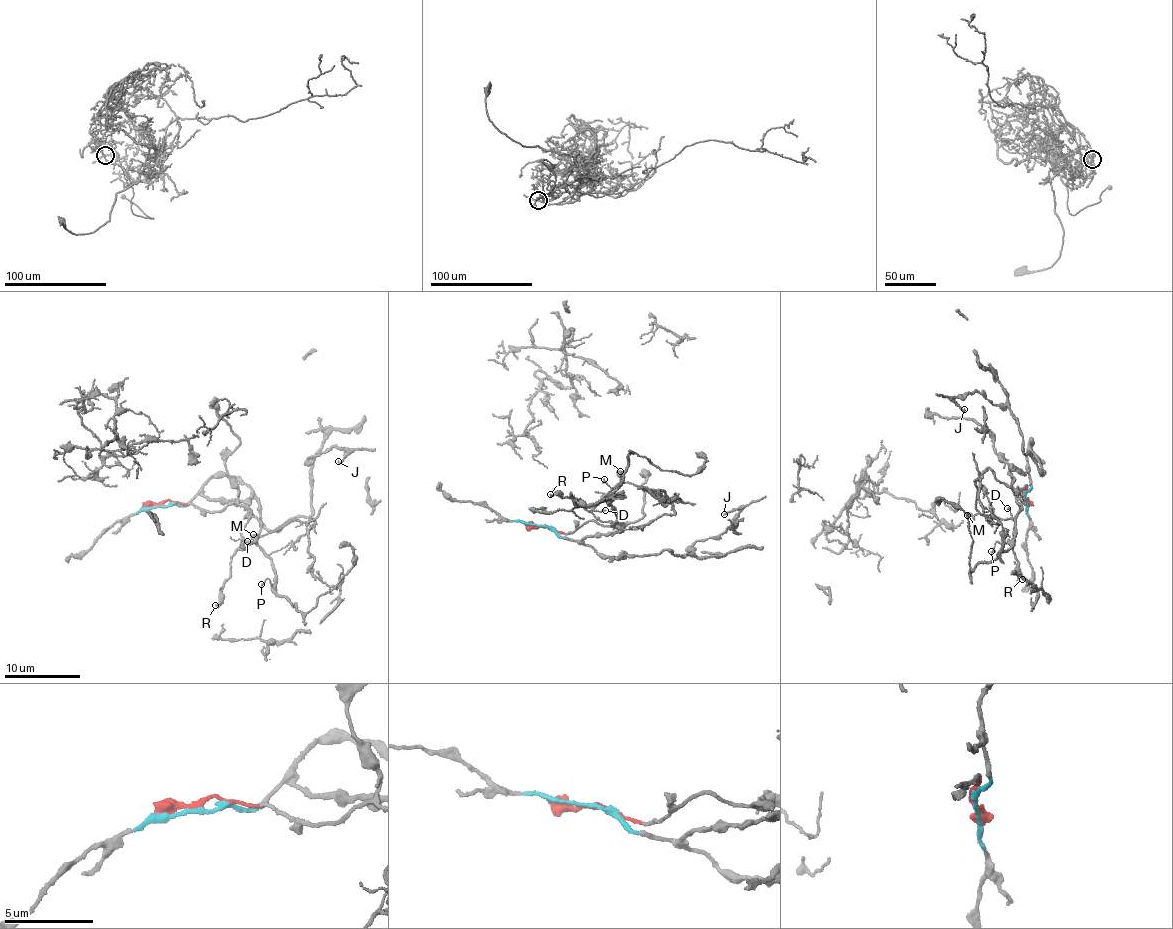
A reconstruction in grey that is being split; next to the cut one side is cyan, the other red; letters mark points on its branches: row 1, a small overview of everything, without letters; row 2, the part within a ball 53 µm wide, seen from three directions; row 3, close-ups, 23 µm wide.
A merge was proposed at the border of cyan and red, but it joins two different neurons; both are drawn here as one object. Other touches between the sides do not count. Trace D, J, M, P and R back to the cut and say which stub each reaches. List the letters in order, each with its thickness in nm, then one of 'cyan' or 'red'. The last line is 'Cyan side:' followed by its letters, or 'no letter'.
D: 110 nm | red
J: 150 nm | cyan
M: 380 nm | red
P: 120 nm | red
R: 140 nm | red
Cyan side: J

